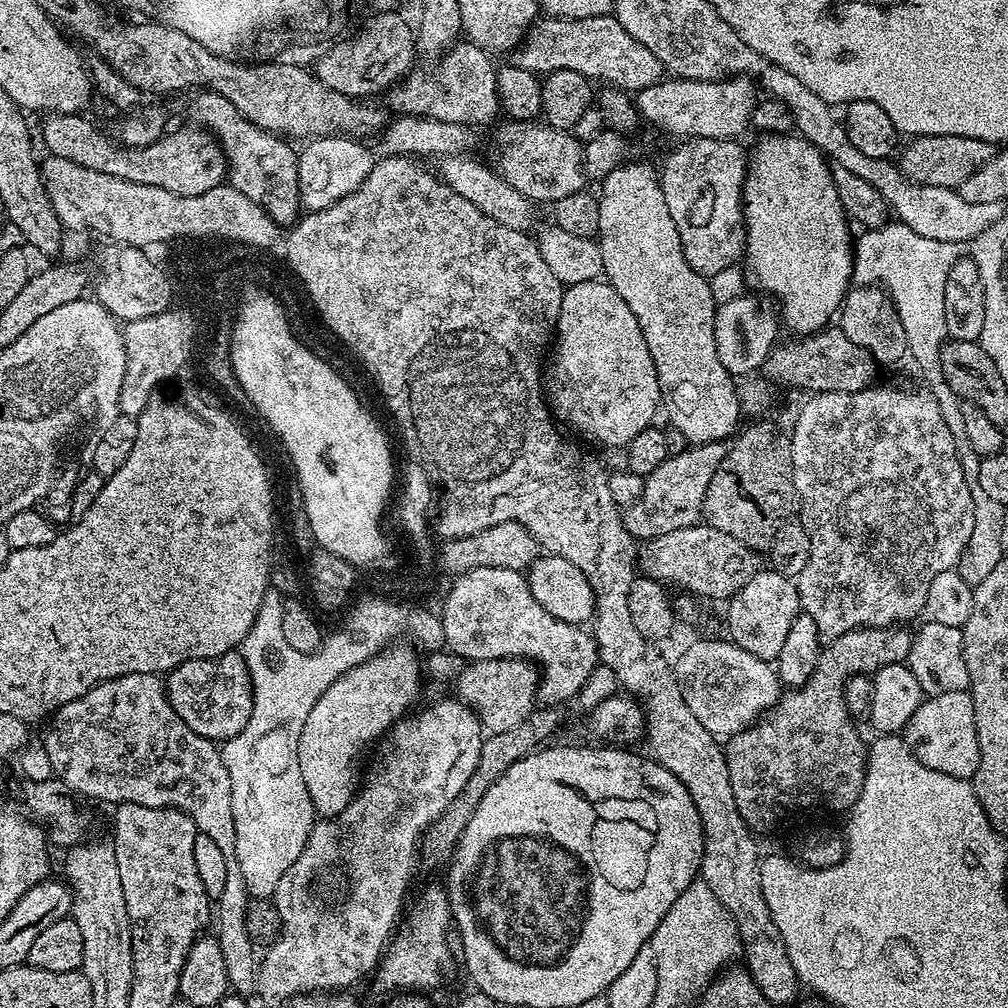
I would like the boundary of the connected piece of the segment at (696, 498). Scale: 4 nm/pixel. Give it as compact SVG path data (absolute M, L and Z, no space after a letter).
M723 440L694 444L682 450L681 453L669 455L666 462L662 462L662 466L658 466L649 476L644 477L644 492L638 498L638 502L634 502L622 512L624 525L633 540L645 542L672 530L680 530L682 527L690 527L697 523L704 510L704 499L706 490L710 486L710 478L714 478L714 470L718 470L718 466L722 466L722 458L726 458L728 450L729 445Z

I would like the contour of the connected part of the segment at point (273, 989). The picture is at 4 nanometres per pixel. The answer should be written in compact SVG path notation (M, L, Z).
M449 698L437 704L429 704L424 710L425 712L417 711L415 714L409 715L407 719L402 719L397 724L392 725L387 735L379 741L378 747L375 749L375 752L377 751L376 761L373 762L369 772L367 769L366 779L359 785L355 797L348 803L346 810L342 810L337 816L331 818L317 819L312 825L312 833L308 835L308 841L298 858L298 862L294 862L294 866L290 866L290 870L286 870L286 874L282 874L282 882L278 882L274 897L278 914L281 915L280 937L273 941L265 951L268 952L265 956L263 953L258 964L258 996L261 996L266 1003L280 1004L283 1000L288 1002L301 994L332 994L337 990L351 989L350 986L355 980L362 979L364 975L367 977L380 963L385 947L401 919L402 909L405 907L404 895L408 892L412 871L417 871L418 868L418 845L421 836L450 806L454 798L458 798L458 794L462 793L464 785L469 781L470 774L474 773L478 766L482 741L480 717L467 704L456 698Z

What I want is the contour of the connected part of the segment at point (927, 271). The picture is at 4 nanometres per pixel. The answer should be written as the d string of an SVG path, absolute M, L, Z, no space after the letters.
M880 228L859 234L852 253L853 281L860 286L883 286L898 310L908 344L920 344L924 332L928 332L928 316L932 316L932 308L943 304L944 283L953 260L958 256L957 245L940 248L937 240L924 244L924 238L918 234L908 236L908 232L884 232Z

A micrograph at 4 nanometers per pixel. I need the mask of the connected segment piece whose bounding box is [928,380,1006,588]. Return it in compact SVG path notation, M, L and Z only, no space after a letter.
M940 380L936 382L936 388L928 389L934 394L942 418L945 419L946 426L949 427L950 434L954 437L954 448L957 451L958 460L962 465L962 474L974 498L973 533L968 539L968 545L956 567L957 572L961 574L962 578L974 588L977 584L986 580L990 571L998 566L998 562L1005 555L1006 548L1003 546L1002 536L1004 534L1004 512L1006 512L1006 508L1005 505L996 502L994 498L987 497L987 493L983 493L982 486L978 483L979 465L982 457L974 450L970 442L967 441L966 426L963 425L962 401L960 396L953 391L950 394L946 394L944 388L942 388L942 384L940 384Z

